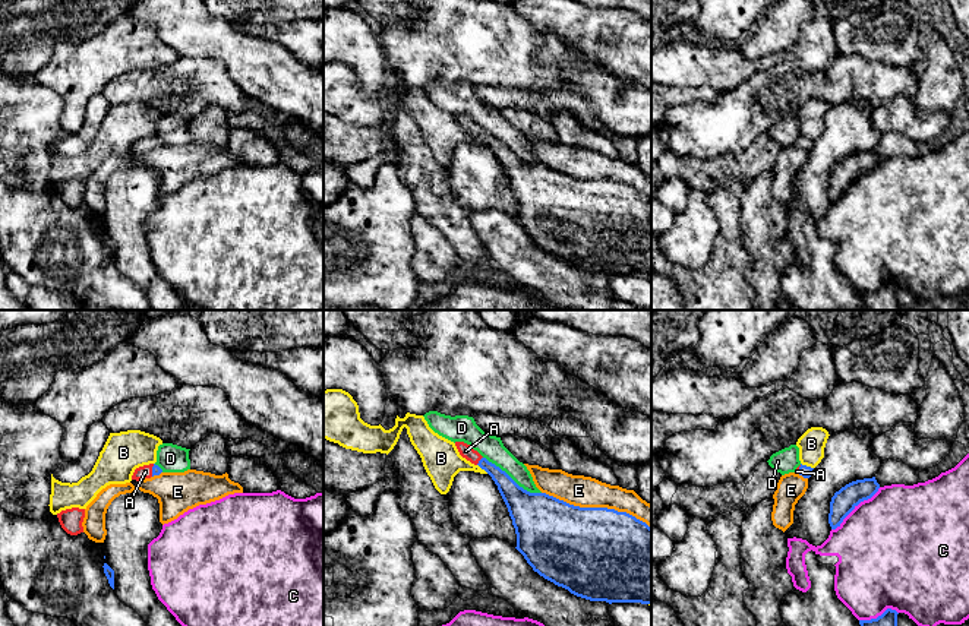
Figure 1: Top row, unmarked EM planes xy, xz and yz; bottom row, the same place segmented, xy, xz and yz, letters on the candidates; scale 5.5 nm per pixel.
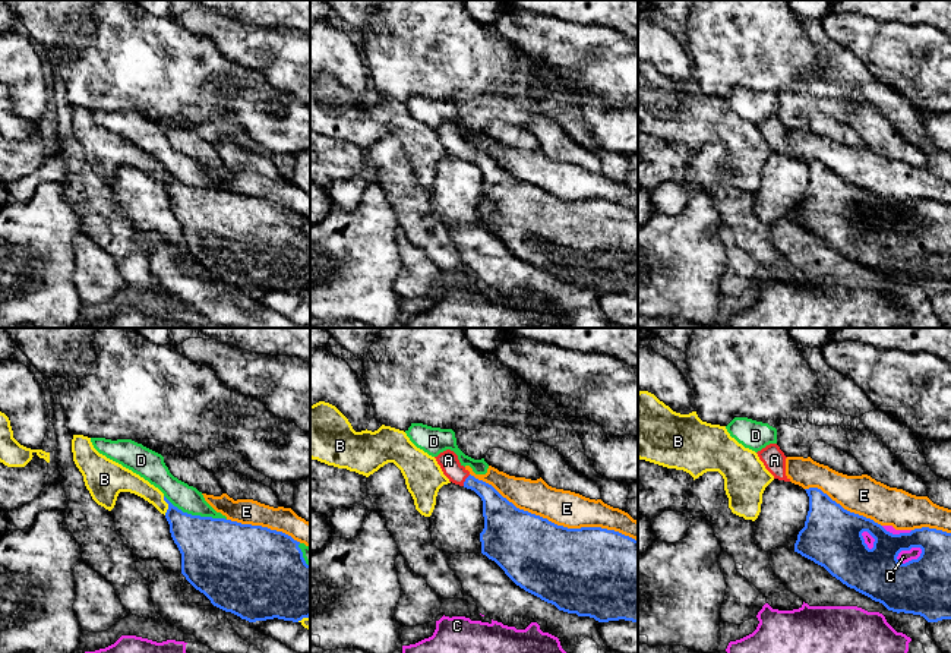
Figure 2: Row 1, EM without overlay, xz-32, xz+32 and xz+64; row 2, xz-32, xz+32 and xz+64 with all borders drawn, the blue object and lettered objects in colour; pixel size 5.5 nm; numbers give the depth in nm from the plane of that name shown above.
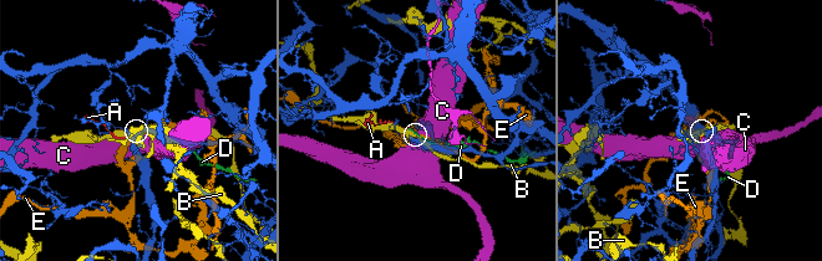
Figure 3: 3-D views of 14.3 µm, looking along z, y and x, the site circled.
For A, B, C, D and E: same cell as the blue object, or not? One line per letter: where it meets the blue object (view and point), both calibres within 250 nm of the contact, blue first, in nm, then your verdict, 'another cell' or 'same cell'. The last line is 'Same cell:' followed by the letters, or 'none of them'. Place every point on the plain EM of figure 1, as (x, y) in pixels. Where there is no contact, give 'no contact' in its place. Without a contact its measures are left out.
A: contact xz (479, 133); calibres 120 and 80 nm; same cell
B: contact yz (805, 138); calibres 70 and 150 nm; another cell
C: contact yz (854, 180); calibres 140 and 500 nm; another cell
D: contact xz (511, 151); calibres 280 and 130 nm; another cell
E: contact xz (596, 180); calibres 500 and 170 nm; another cell
Same cell: A

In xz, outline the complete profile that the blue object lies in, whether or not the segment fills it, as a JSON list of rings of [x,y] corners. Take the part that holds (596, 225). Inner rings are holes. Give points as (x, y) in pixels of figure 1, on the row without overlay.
[[[455,114],[455,118],[498,158],[515,200],[515,221],[534,244],[590,274],[651,276],[651,200],[646,195],[626,184],[580,180],[546,165],[530,165],[470,117]]]

